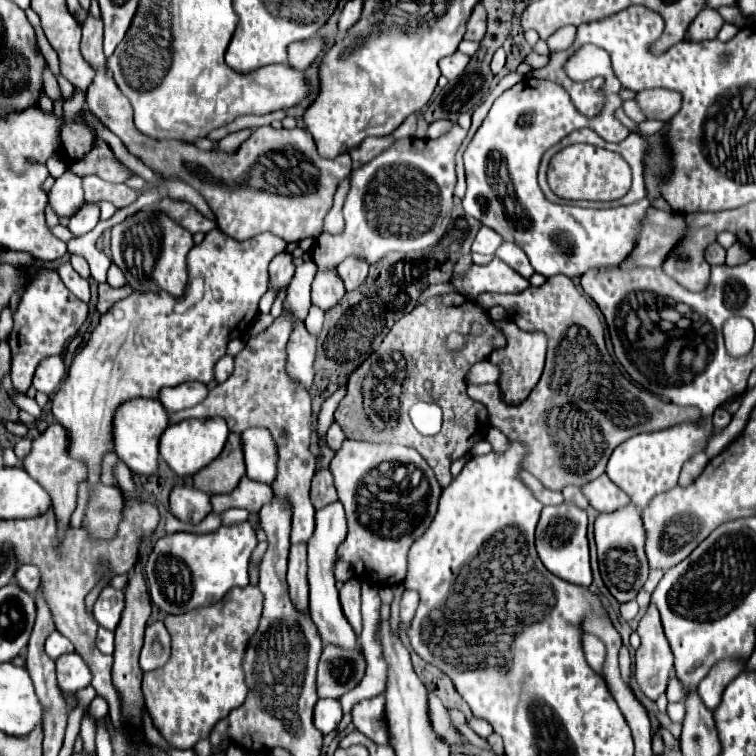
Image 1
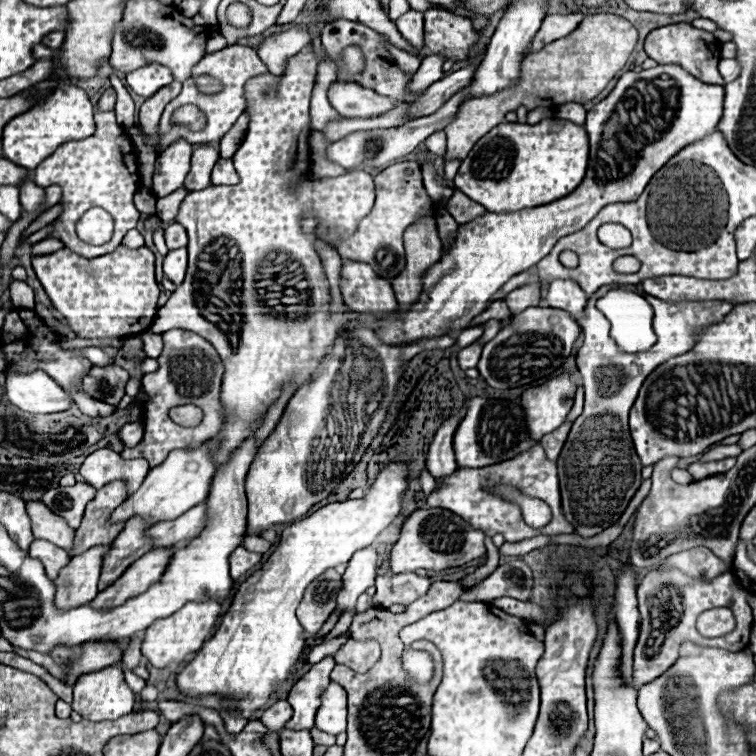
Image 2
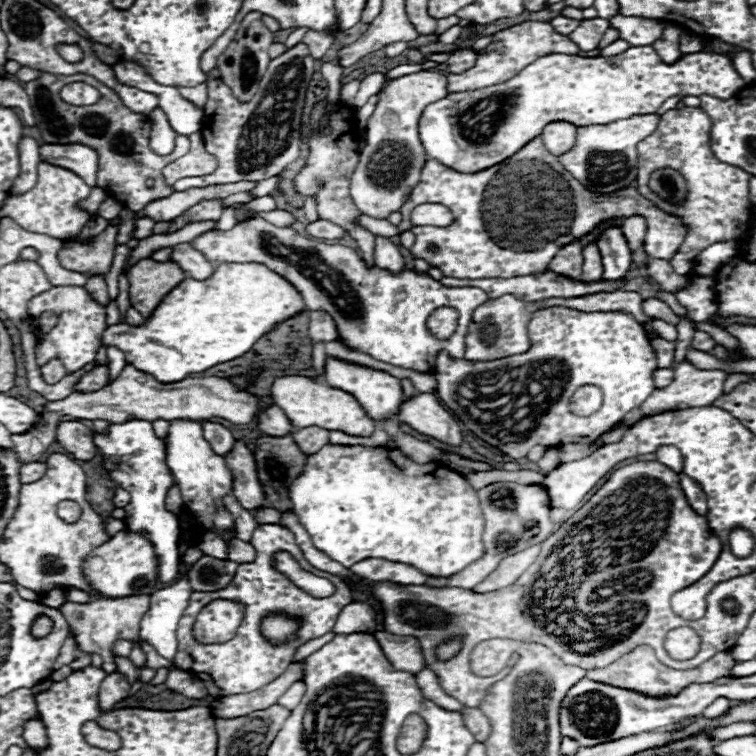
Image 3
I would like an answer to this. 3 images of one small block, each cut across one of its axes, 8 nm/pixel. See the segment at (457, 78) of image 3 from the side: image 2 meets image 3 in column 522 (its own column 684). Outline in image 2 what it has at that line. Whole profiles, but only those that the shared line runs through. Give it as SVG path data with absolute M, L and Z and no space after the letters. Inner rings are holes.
M668 24L662 28L656 28L648 34L644 50L646 54L656 60L658 64L678 64L684 70L688 70L690 74L694 74L696 78L700 78L702 82L708 84L724 84L724 78L718 72L718 62L720 62L720 48L722 42L718 42L710 32L694 28L692 24Z

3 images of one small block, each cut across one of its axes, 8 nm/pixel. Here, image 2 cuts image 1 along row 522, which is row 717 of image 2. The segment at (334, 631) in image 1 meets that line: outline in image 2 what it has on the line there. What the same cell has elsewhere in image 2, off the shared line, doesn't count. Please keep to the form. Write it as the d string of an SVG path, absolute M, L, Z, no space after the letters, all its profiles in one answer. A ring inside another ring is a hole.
M330 682L322 694L322 704L316 712L316 728L328 734L340 734L346 730L346 692Z

